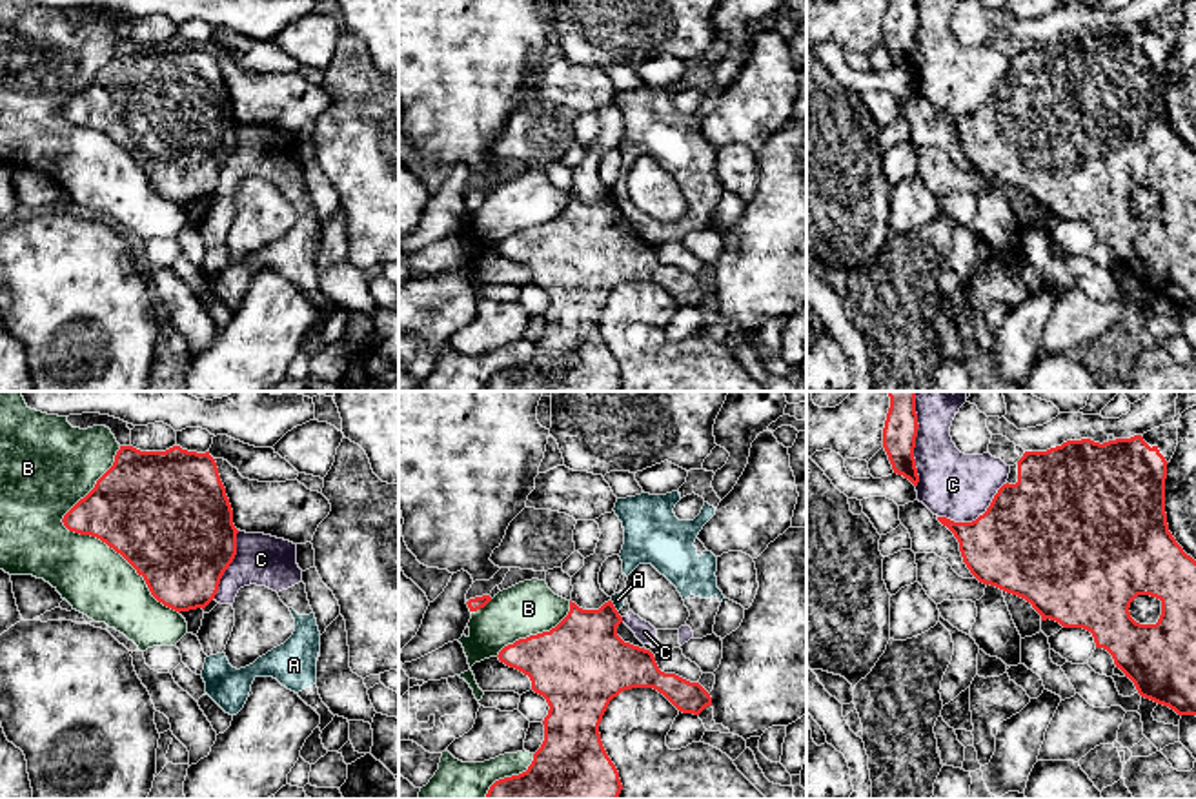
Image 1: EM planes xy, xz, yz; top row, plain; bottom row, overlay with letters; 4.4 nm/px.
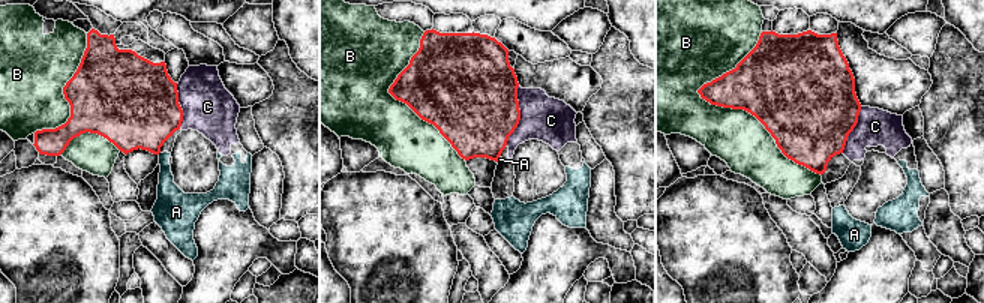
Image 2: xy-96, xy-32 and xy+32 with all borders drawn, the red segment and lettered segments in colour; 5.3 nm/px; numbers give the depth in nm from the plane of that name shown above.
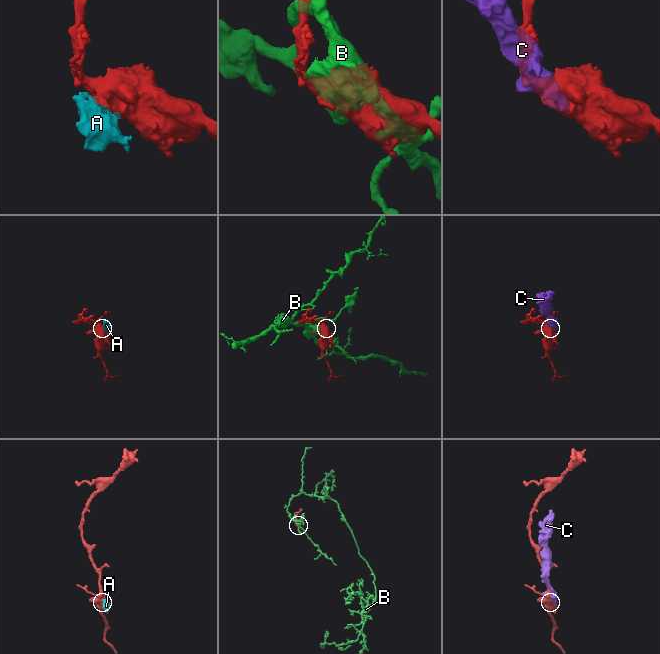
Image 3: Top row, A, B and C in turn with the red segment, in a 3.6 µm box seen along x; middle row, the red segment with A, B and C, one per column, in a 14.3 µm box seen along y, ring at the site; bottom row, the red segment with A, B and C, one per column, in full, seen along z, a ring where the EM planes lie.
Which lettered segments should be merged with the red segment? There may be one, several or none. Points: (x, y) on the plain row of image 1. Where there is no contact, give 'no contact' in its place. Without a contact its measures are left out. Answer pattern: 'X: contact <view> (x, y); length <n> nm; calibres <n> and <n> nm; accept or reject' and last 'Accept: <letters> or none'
A: contact xz (614, 199); length 70 nm; calibres 360 and 60 nm; reject
B: contact xy (86, 126); length 800 nm; calibres 400 and 320 nm; reject
C: contact yz (914, 39); length 360 nm; calibres 150 and 300 nm; reject
Accept: none

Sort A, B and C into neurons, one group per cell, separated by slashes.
A C / B

